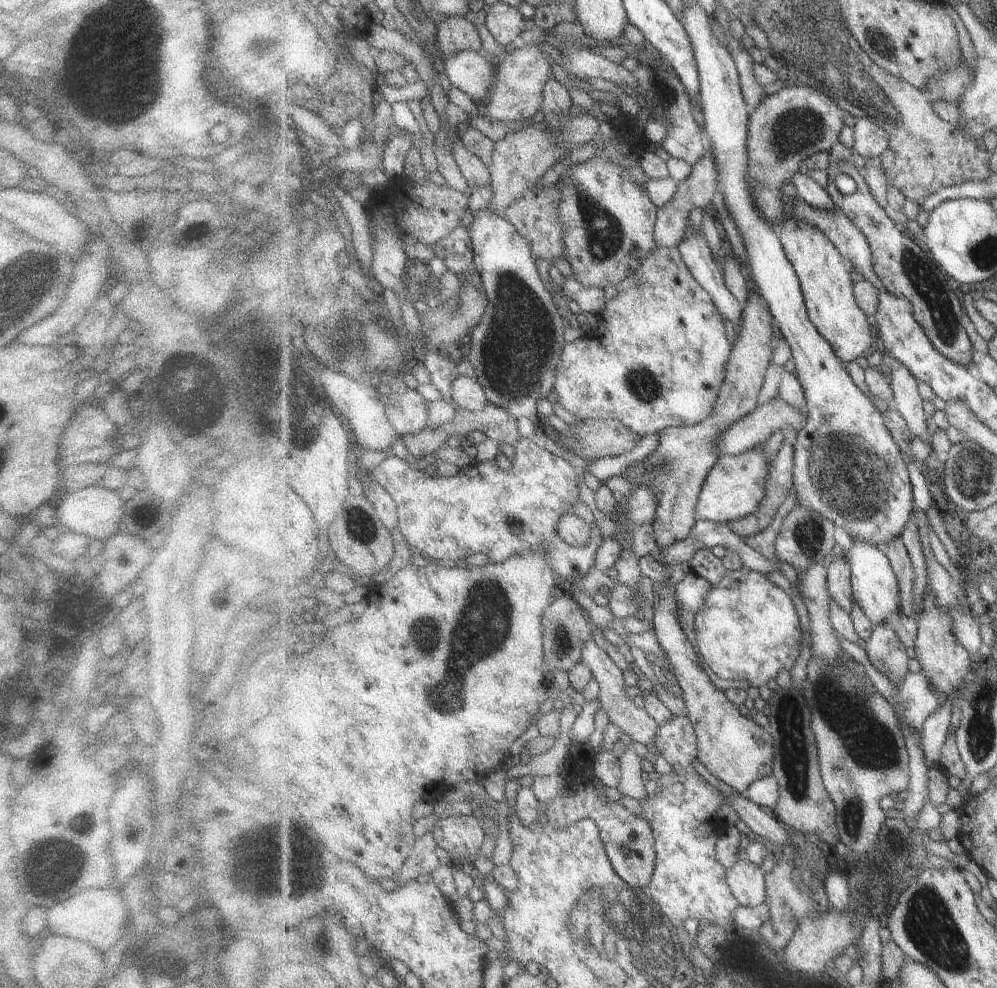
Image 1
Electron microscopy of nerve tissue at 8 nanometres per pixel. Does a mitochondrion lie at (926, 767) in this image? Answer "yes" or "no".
no

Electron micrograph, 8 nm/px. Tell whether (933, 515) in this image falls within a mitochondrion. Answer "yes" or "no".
no

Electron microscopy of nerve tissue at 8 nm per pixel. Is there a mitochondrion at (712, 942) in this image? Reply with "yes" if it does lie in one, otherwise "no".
no

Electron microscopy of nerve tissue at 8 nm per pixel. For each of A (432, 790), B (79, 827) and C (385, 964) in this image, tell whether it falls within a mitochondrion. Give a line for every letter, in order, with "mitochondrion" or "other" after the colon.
A: other
B: mitochondrion
C: other

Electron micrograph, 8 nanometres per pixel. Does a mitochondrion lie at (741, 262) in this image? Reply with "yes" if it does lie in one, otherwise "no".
no

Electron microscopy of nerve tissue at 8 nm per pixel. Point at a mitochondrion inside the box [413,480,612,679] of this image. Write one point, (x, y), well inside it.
(514, 523)

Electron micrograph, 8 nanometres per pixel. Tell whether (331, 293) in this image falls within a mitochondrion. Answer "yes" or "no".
no

